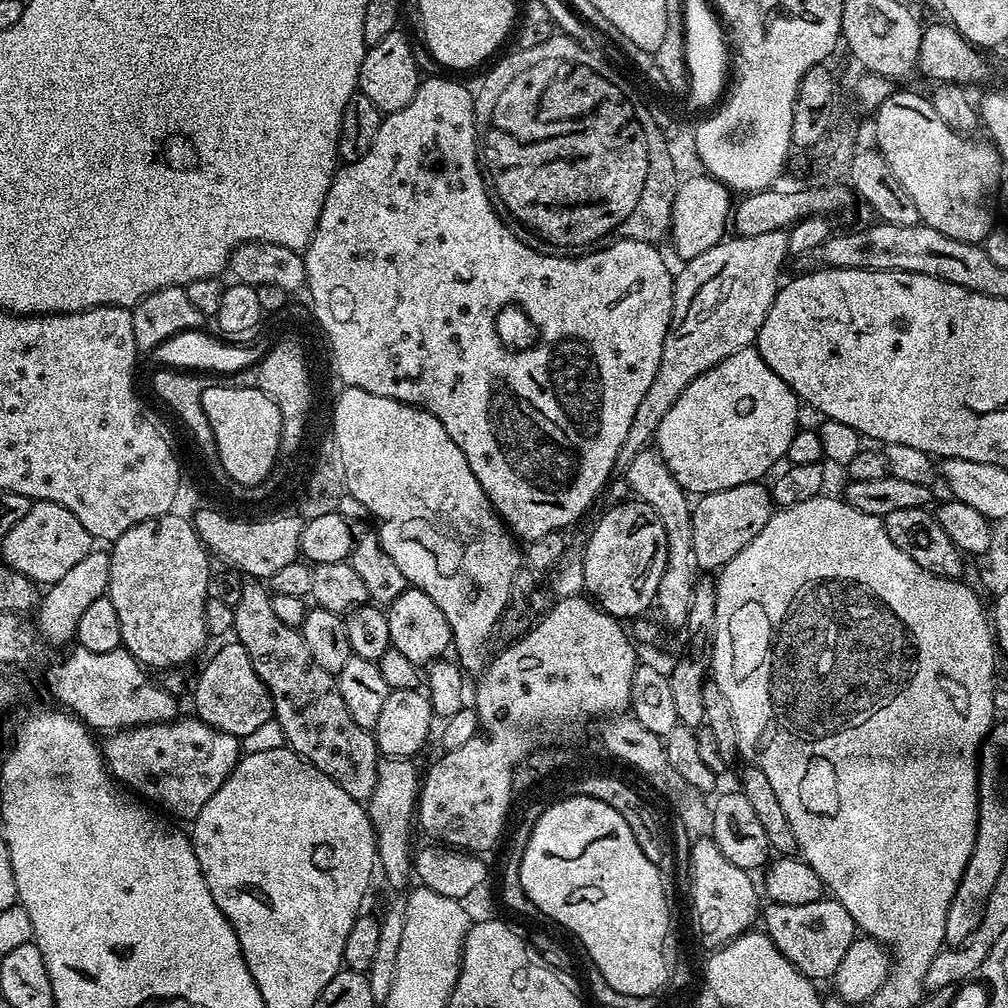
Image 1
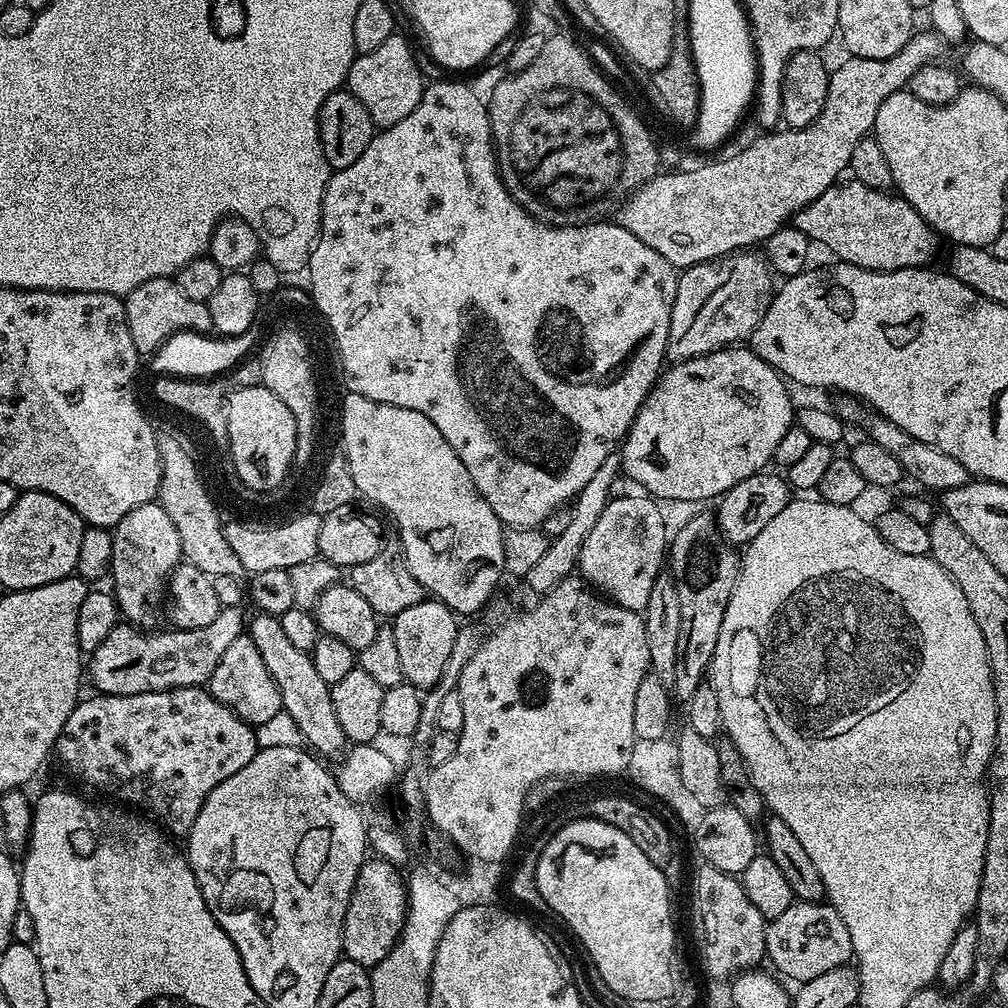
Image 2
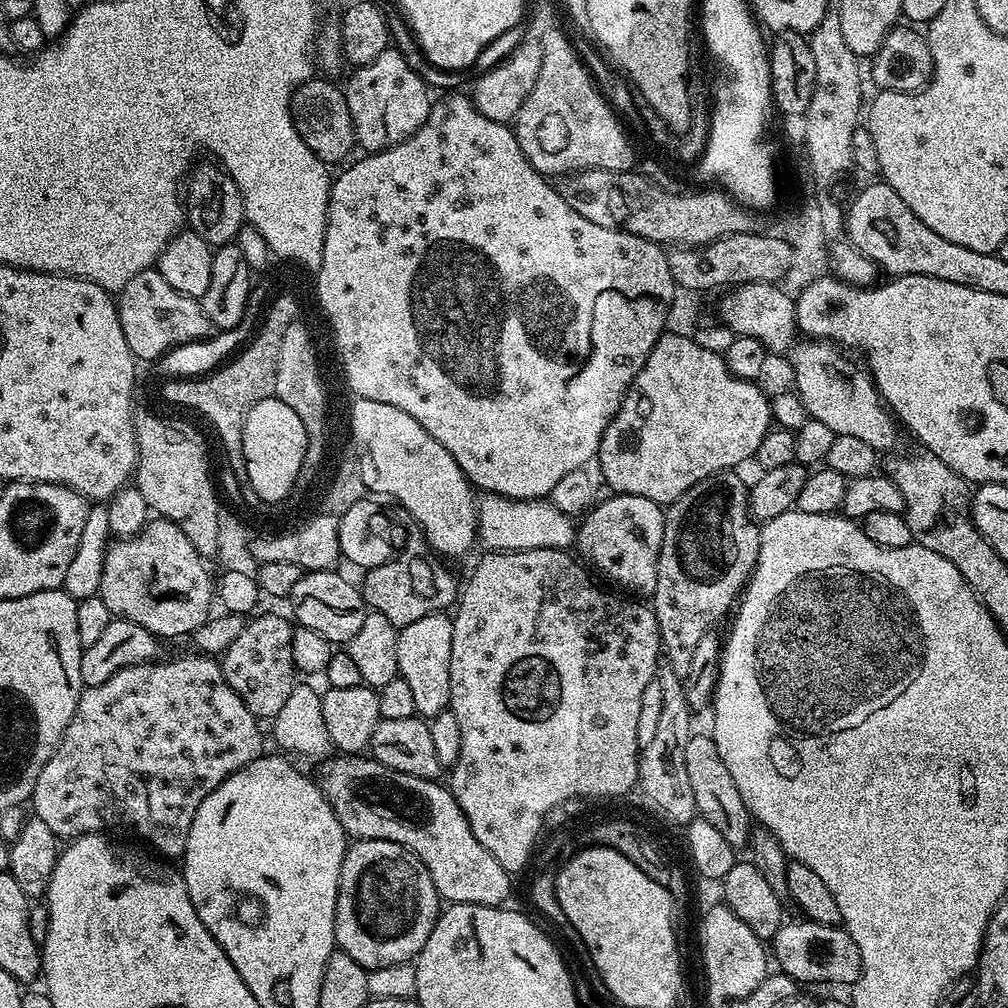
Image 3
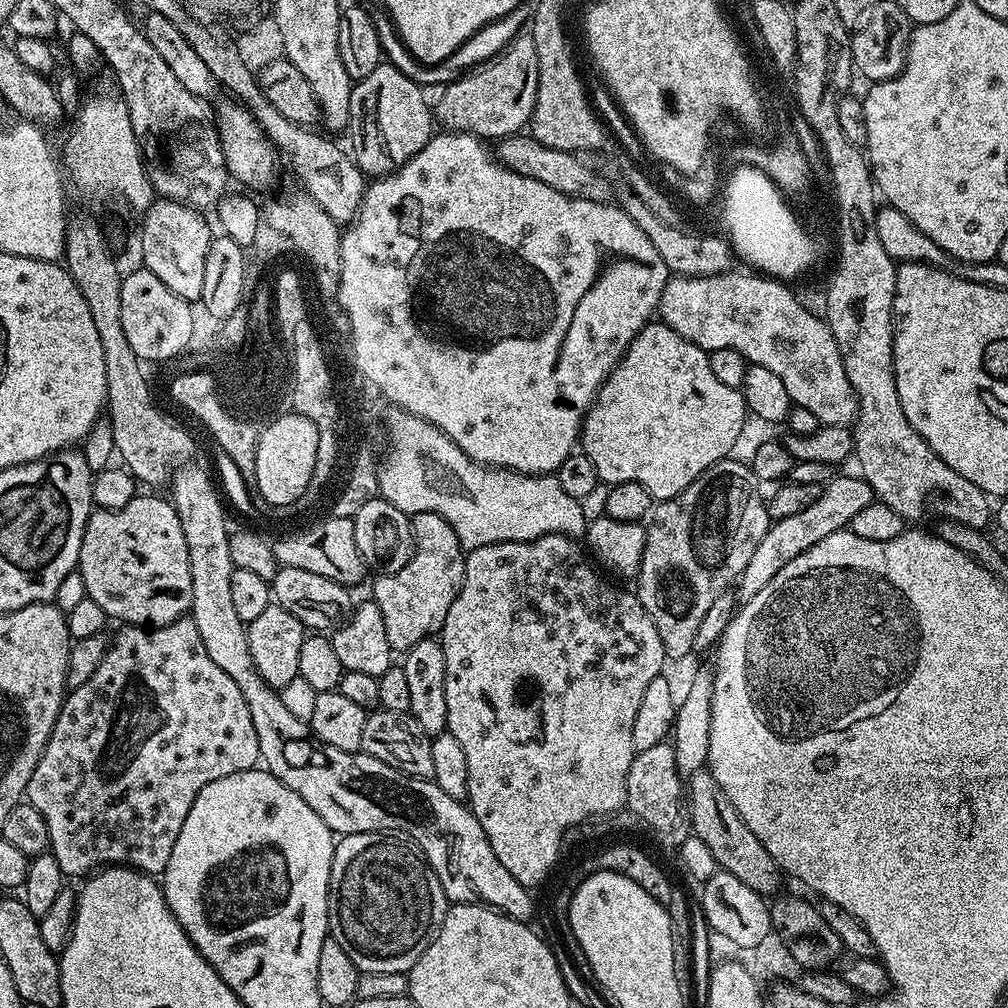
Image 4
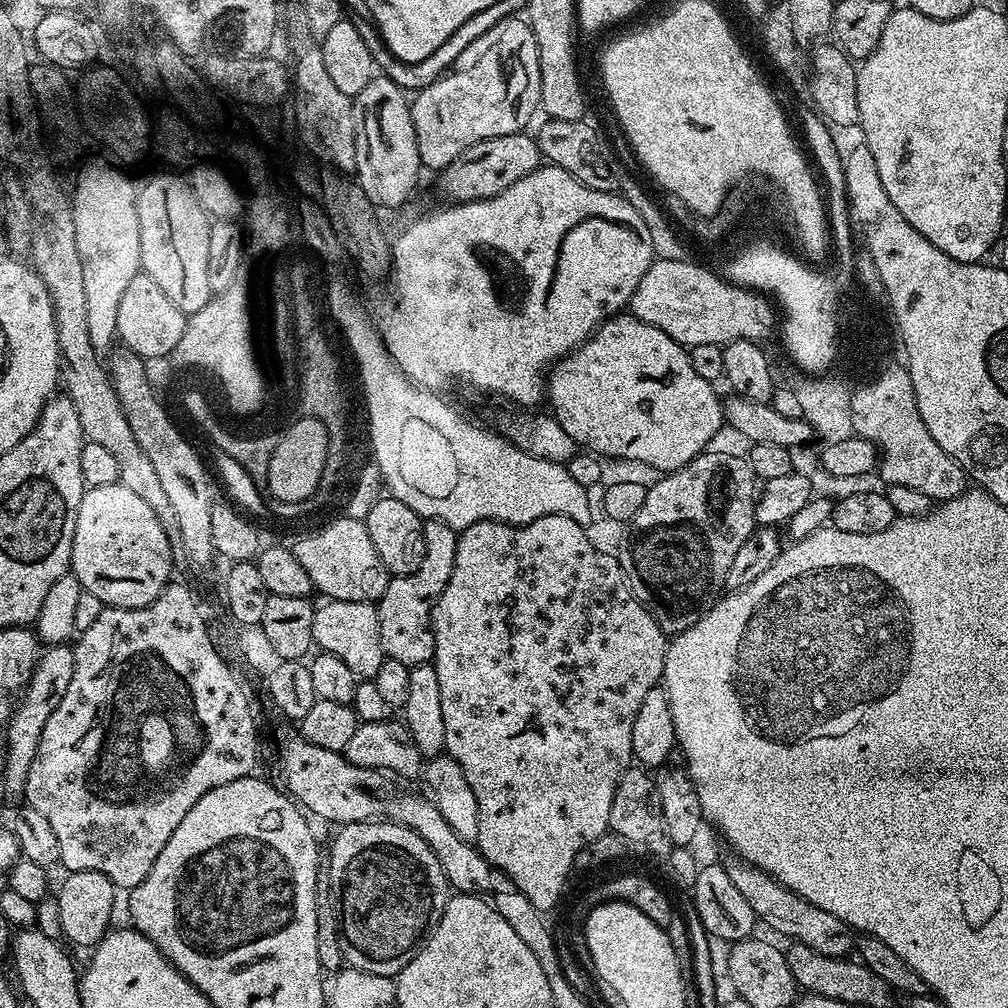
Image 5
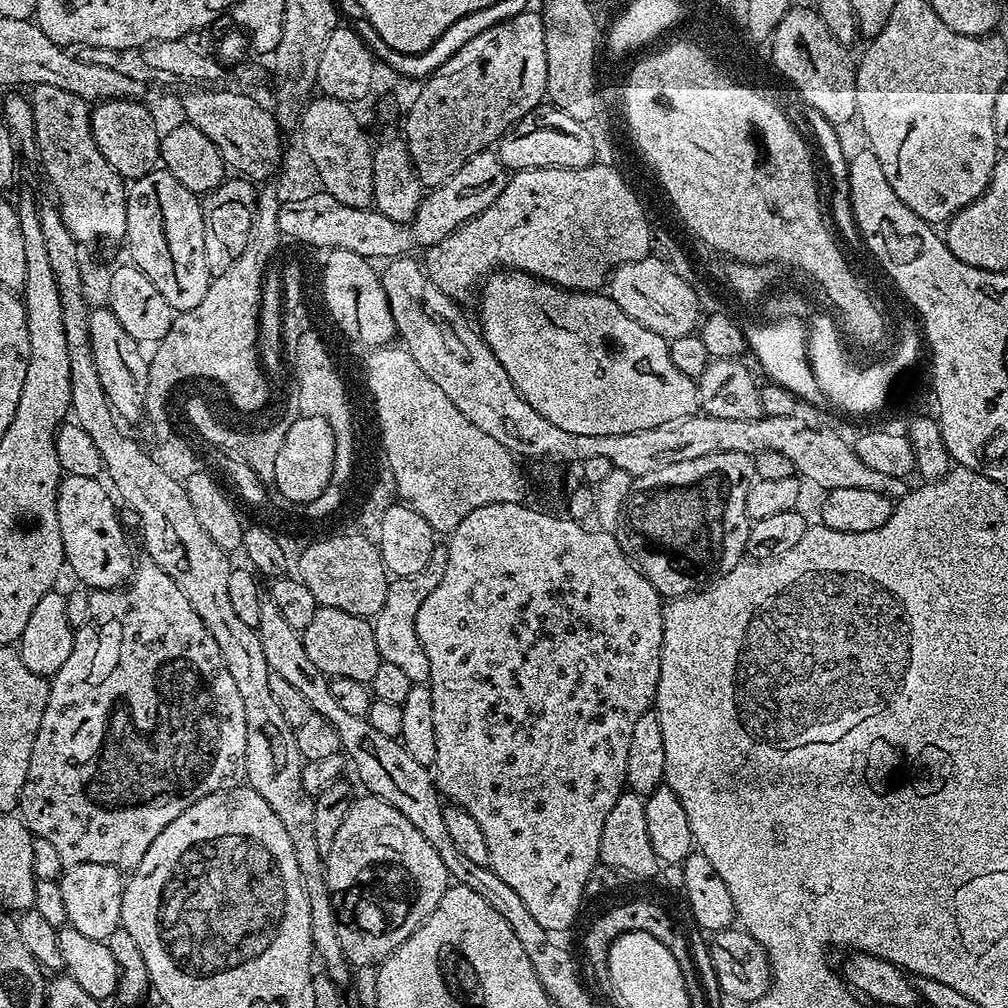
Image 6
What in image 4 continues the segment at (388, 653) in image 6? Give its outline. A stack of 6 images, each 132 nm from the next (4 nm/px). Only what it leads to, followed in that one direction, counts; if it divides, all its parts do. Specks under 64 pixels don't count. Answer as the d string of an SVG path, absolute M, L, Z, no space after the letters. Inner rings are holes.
M414 512L410 519L416 539L410 562L397 572L377 575L371 596L378 610L382 610L386 638L390 638L390 646L400 654L418 646L418 642L435 637L443 629L446 614L450 614L450 606L462 590L466 574L466 549L458 542L458 534L454 534L446 518L433 512Z

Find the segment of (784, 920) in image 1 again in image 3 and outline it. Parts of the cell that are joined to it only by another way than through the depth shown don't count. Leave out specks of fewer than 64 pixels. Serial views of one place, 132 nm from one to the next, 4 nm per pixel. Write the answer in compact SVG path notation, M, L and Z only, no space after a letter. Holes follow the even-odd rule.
M796 918L796 921L780 925L770 944L774 960L780 963L779 971L805 984L845 984L856 983L862 970L862 958L854 938L843 926L822 926L813 920Z

